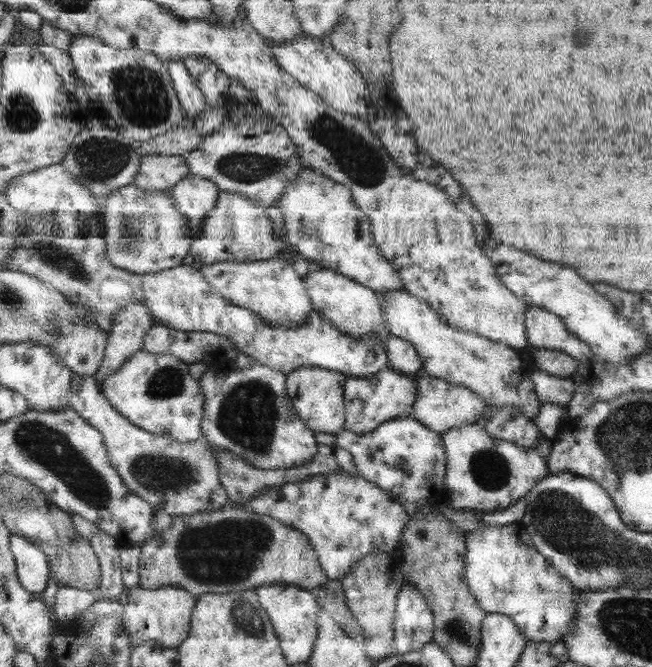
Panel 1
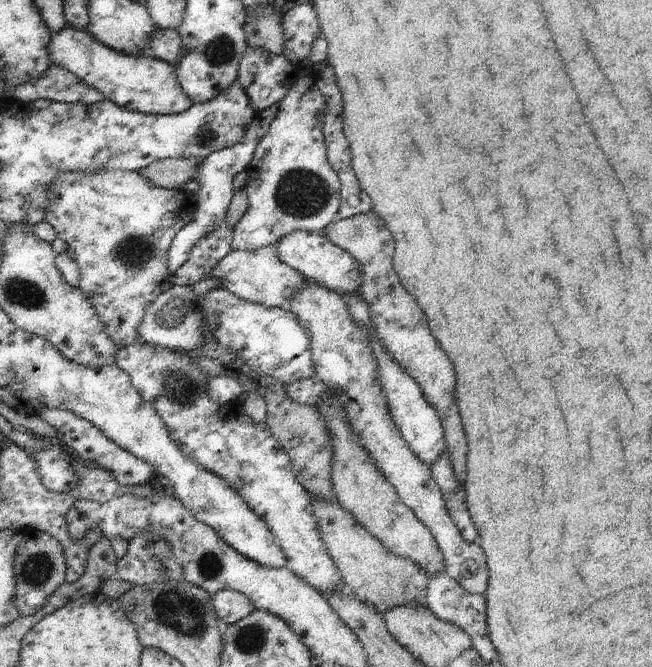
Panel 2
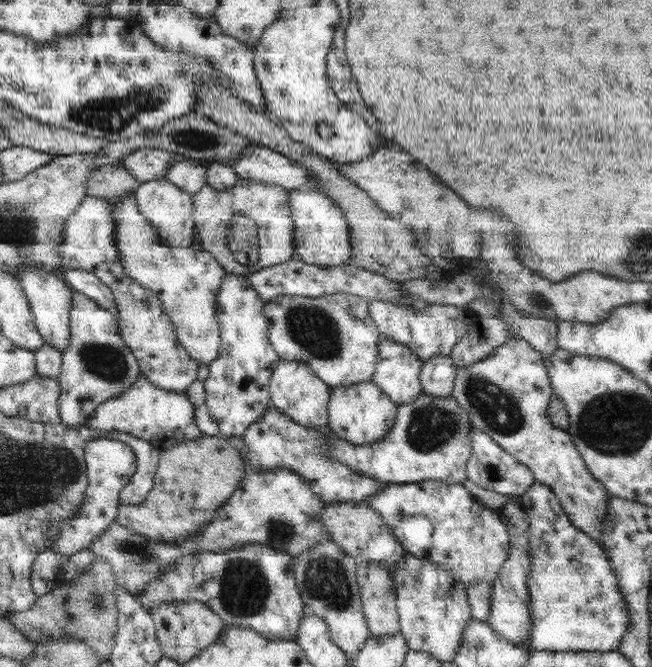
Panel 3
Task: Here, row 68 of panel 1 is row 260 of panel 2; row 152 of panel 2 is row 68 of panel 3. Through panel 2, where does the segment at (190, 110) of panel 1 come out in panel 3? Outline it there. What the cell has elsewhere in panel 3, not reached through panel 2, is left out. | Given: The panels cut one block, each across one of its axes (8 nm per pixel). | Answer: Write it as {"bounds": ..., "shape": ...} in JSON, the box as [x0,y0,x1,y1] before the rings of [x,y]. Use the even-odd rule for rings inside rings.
{"bounds":[137,2,280,124],"shape":[[[147,2],[141,3],[137,23],[146,32],[146,35],[151,37],[151,40],[154,40],[163,50],[206,56],[214,70],[220,72],[220,76],[224,76],[232,82],[233,91],[240,99],[251,102],[255,108],[259,108],[259,111],[267,114],[279,124],[280,119],[278,116],[268,110],[268,102],[266,102],[257,76],[255,47],[225,34],[215,17],[210,19],[199,18],[191,10],[178,3],[171,5],[168,3],[153,2],[151,4]]]}

